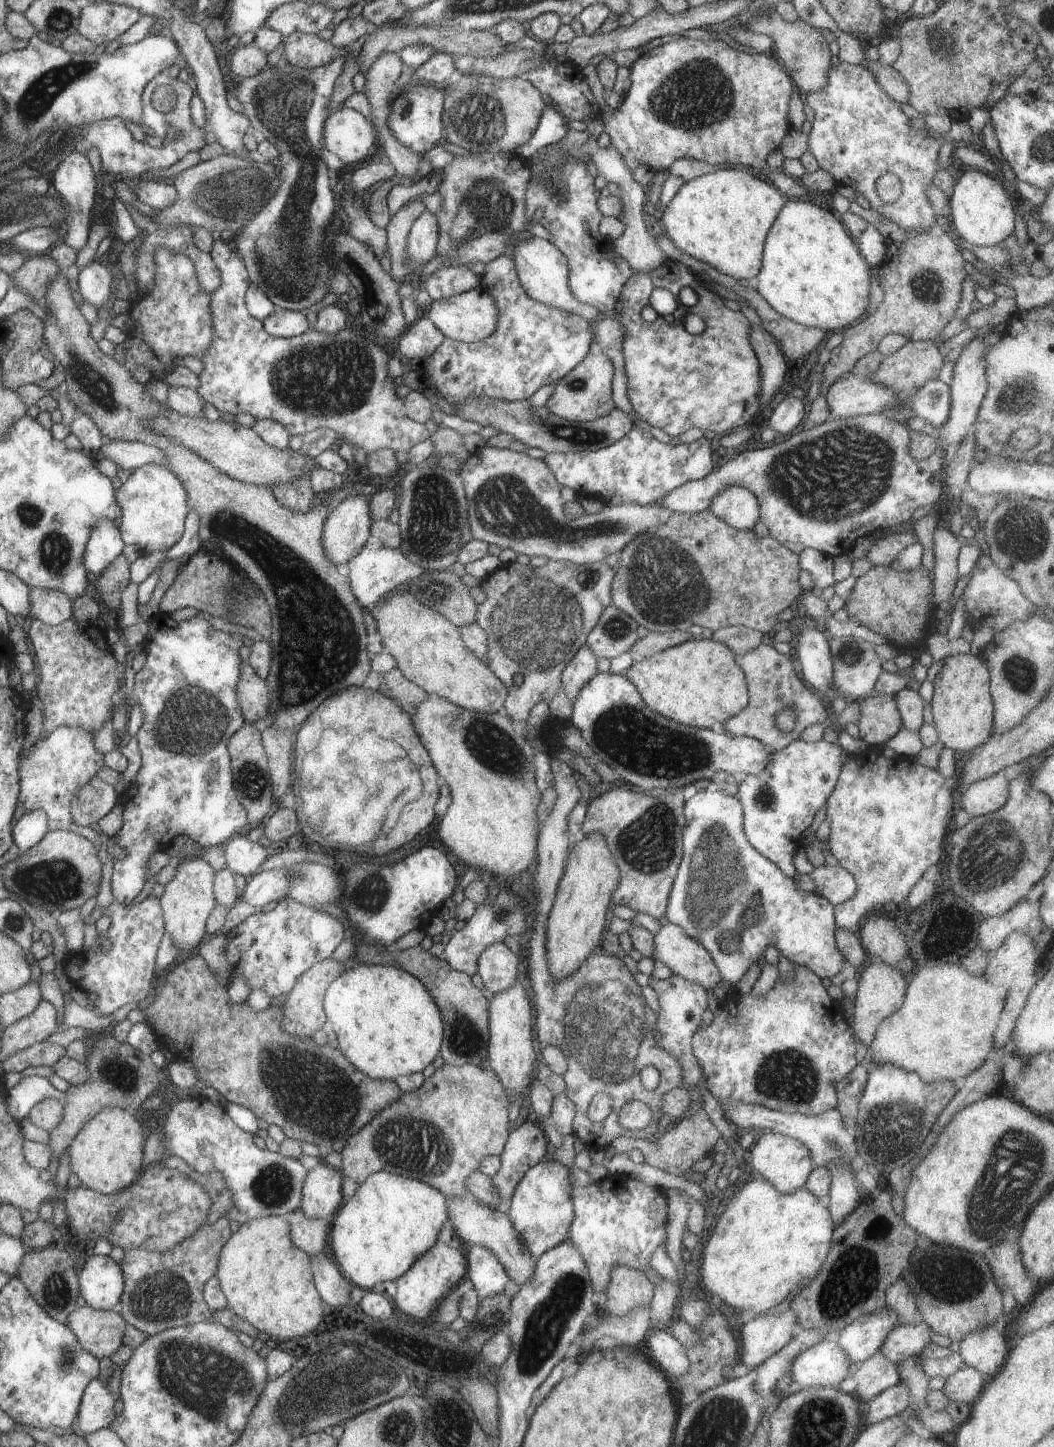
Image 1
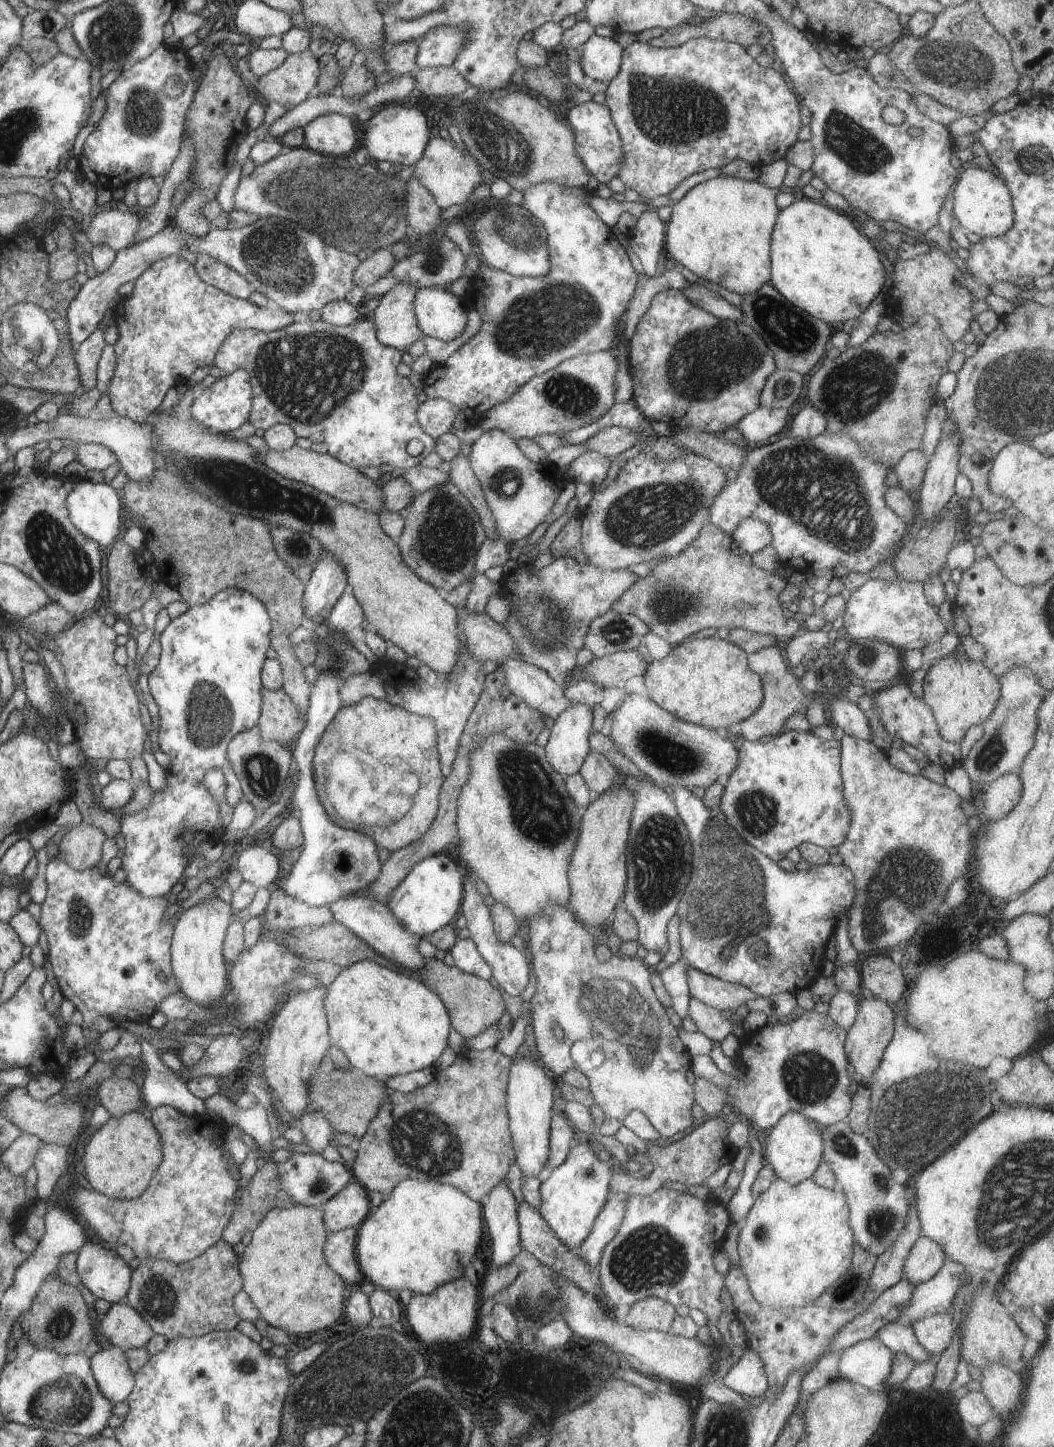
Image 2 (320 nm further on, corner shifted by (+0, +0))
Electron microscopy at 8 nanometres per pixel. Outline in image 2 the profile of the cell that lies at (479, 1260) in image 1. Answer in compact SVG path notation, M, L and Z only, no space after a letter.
M504 1179L498 1183L485 1198L484 1222L487 1222L488 1236L492 1242L490 1261L487 1269L501 1267L513 1262L513 1258L522 1250L520 1227L517 1213L519 1203Z

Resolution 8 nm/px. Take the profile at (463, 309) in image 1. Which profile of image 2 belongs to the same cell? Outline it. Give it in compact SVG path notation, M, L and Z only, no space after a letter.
M442 287L418 289L413 305L418 326L425 336L433 336L444 340L444 342L450 342L456 336L460 336L466 328L468 318L466 318L466 310L460 304L460 297L446 292L446 289Z

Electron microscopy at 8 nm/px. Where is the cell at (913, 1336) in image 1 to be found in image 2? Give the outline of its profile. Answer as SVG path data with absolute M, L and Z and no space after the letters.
M952 1313L932 1315L910 1323L920 1344L937 1358L948 1348L957 1330Z

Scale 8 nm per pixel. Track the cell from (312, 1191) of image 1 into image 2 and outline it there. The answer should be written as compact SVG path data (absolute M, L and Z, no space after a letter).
M353 1178L348 1186L325 1202L321 1209L329 1234L339 1233L348 1228L359 1230L370 1212L368 1192L356 1178Z

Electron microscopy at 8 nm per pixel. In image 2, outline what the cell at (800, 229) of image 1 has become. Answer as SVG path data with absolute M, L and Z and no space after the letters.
M814 199L795 200L790 206L779 209L771 232L769 281L794 306L830 326L842 324L847 320L858 319L884 286L887 272L884 270L878 251L872 240L862 233L859 224L846 213L828 205L824 206Z

